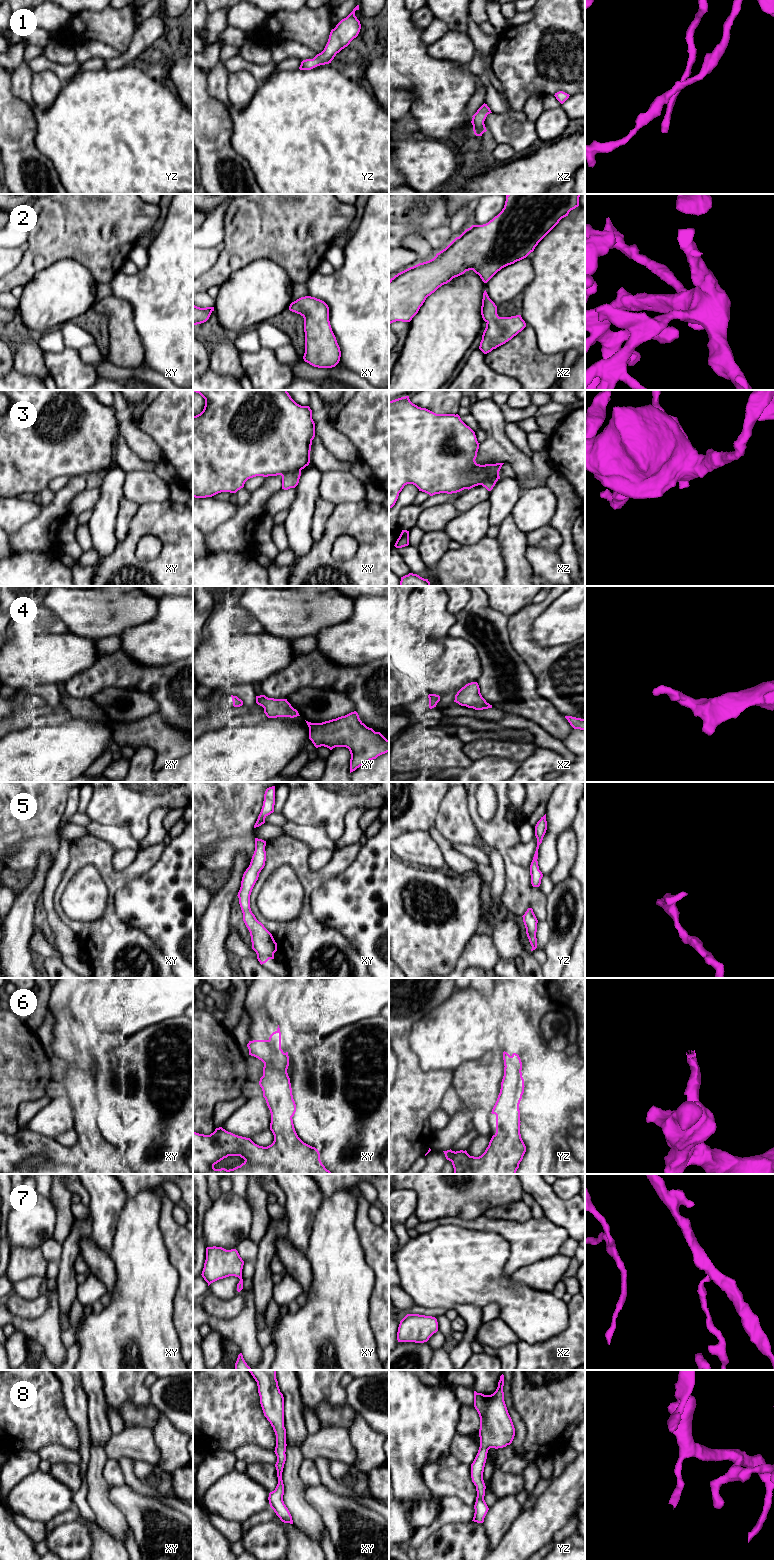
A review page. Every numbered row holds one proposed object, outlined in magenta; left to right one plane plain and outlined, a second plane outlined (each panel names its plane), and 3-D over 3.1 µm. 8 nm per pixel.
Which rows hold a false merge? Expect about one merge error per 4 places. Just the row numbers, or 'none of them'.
3, 7

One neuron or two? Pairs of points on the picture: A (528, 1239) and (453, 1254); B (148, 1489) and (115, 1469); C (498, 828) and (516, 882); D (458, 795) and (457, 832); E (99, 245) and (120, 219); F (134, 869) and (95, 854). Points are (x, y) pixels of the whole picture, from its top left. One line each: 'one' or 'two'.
A: two
B: two
C: one
D: one
E: one
F: one

